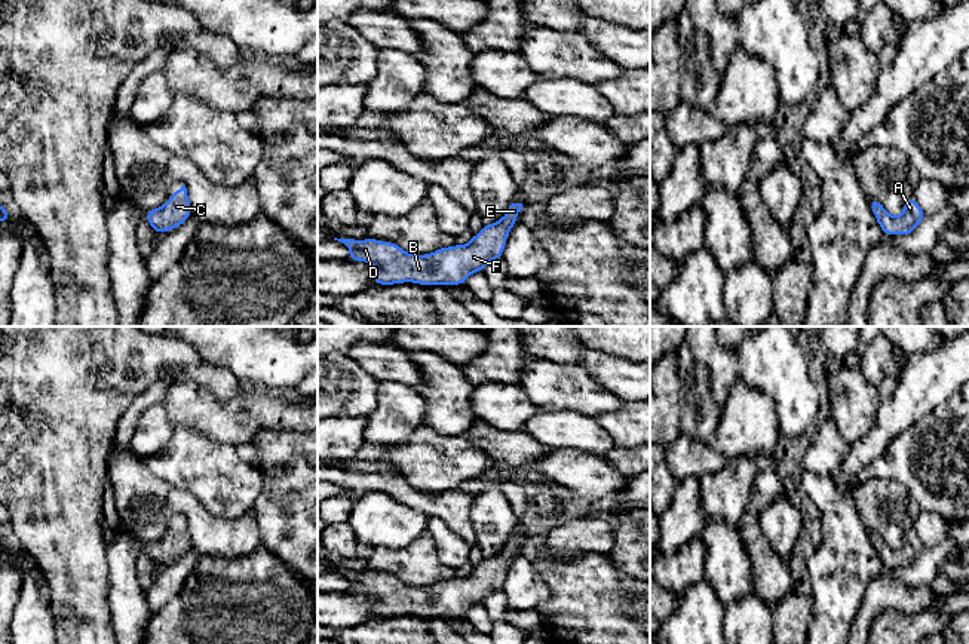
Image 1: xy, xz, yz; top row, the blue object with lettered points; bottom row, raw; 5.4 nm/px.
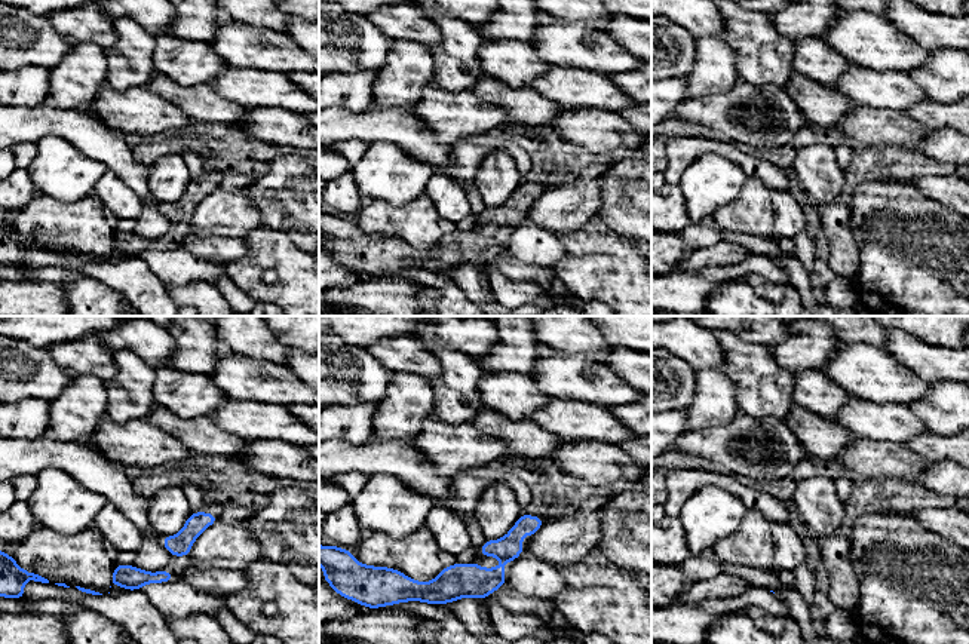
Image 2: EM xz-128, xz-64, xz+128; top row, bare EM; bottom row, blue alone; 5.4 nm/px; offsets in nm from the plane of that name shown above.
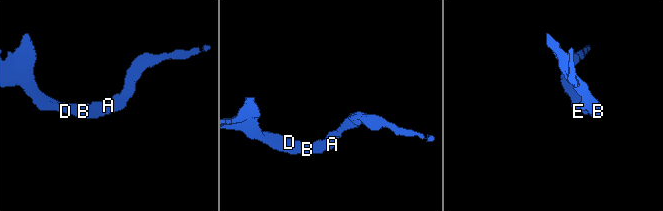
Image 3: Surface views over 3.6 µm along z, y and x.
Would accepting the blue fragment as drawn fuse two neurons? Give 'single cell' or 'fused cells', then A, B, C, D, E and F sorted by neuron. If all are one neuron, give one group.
single cell | A B C D E F

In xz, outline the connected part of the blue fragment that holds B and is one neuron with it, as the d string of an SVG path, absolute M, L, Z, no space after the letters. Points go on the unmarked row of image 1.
M512 536L506 543L506 548L494 556L484 556L481 565L473 567L472 573L463 579L453 577L448 580L439 580L432 586L414 588L401 582L395 574L381 574L377 571L334 571L344 576L350 582L347 592L367 594L374 597L374 617L395 617L404 614L414 614L424 619L432 617L464 617L466 611L473 604L482 604L484 599L500 591L506 577L506 571L512 558L519 553L516 548L521 545L522 536Z

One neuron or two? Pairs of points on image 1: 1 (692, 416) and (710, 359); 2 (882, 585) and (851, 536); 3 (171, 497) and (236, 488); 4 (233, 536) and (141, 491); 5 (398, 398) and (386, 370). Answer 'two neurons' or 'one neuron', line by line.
1: one neuron
2: two neurons
3: two neurons
4: one neuron
5: two neurons

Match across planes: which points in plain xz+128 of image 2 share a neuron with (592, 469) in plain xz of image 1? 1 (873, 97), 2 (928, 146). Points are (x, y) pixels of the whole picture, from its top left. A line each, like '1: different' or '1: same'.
1: different
2: different

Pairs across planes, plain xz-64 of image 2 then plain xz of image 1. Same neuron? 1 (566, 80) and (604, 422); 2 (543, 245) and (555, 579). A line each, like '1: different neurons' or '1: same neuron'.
1: different neurons
2: different neurons

